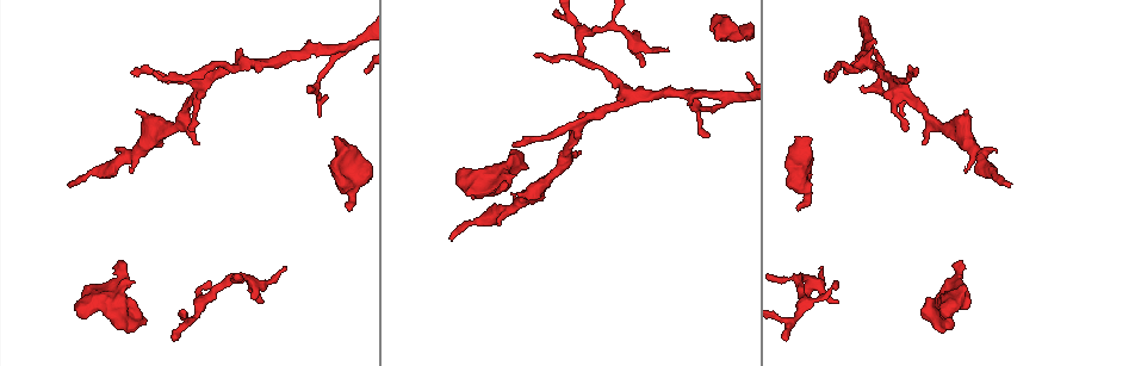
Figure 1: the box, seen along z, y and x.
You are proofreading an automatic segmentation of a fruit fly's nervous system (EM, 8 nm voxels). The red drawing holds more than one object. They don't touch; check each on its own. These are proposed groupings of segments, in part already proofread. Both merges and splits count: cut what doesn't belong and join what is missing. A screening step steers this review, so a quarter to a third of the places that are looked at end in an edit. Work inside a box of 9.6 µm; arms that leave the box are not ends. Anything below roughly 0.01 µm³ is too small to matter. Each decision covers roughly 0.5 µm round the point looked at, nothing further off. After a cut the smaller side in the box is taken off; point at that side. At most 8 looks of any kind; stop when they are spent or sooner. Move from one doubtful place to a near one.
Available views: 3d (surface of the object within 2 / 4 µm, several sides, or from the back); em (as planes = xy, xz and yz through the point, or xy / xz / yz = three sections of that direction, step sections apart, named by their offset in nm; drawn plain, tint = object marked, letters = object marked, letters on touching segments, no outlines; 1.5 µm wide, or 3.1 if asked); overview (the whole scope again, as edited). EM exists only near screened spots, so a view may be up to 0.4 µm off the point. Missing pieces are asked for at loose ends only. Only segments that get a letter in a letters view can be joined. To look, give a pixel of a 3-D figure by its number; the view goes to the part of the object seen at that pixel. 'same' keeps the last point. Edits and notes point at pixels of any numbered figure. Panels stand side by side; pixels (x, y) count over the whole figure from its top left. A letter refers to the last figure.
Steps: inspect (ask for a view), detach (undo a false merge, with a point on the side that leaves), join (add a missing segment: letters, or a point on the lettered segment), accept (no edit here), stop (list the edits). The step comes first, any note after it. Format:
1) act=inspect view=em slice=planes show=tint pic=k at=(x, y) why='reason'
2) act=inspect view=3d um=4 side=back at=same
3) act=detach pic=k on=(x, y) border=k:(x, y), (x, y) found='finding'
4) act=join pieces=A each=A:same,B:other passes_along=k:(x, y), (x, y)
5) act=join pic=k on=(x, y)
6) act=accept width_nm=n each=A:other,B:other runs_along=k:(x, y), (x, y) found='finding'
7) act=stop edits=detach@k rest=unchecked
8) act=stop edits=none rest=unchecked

act=inspect view=em slice=yz step=8 show=letters pic=1 at=(555, 17) why='free end'

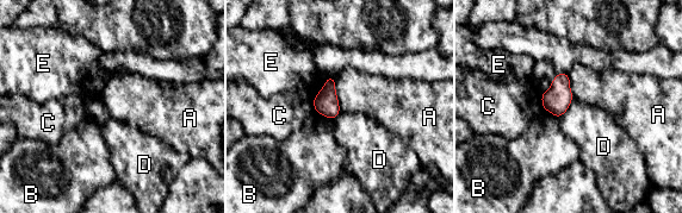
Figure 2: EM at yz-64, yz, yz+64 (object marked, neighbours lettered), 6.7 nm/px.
act=inspect view=em slice=planes show=letters at=same

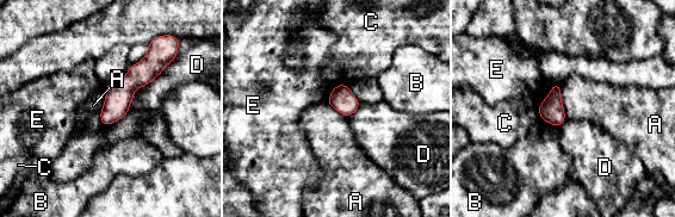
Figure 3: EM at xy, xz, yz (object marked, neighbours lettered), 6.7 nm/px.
act=accept each=A:other,B:other,C:other,D:other,E:other runs_along=3:(155, 60), (118, 97), (105, 122) found='none of them fits'

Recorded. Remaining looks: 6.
act=inspect view=3d um=2 pic=1 at=(943, 317) why='stops while still wide'

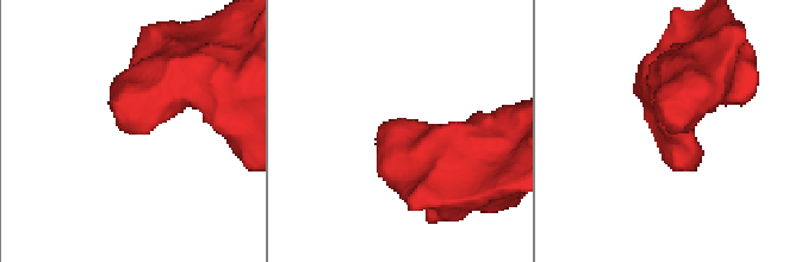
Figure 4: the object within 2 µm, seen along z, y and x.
act=inspect view=em slice=planes show=letters pic=4 at=(671, 132) why='need the tissue'

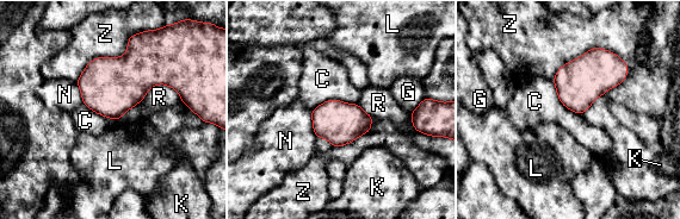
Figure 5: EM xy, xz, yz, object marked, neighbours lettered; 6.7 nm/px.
act=accept longest_contact=Z:550nm each=C:other,G:other,K:other,L:other,N:other,R:other,Z:other found='none of them fits'

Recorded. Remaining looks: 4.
act=inspect view=em slice=planes show=letters pic=1 at=(261, 301) why='free end'

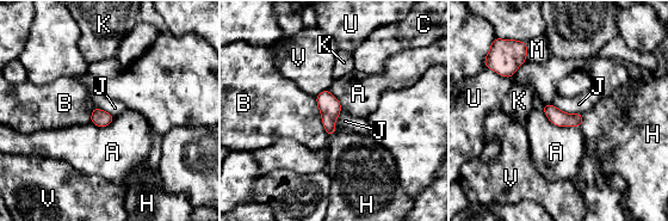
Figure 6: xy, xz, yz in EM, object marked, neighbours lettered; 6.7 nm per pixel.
act=join pieces=H each=A:other,B:other,C:other,H:same,J:other,K:other,M:other,U:other,V:other passes_along=6:(556, 116), (582, 120), (618, 129) found='it goes on there'

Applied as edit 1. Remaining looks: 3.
act=stop edits=join@6 rest=unchecked

